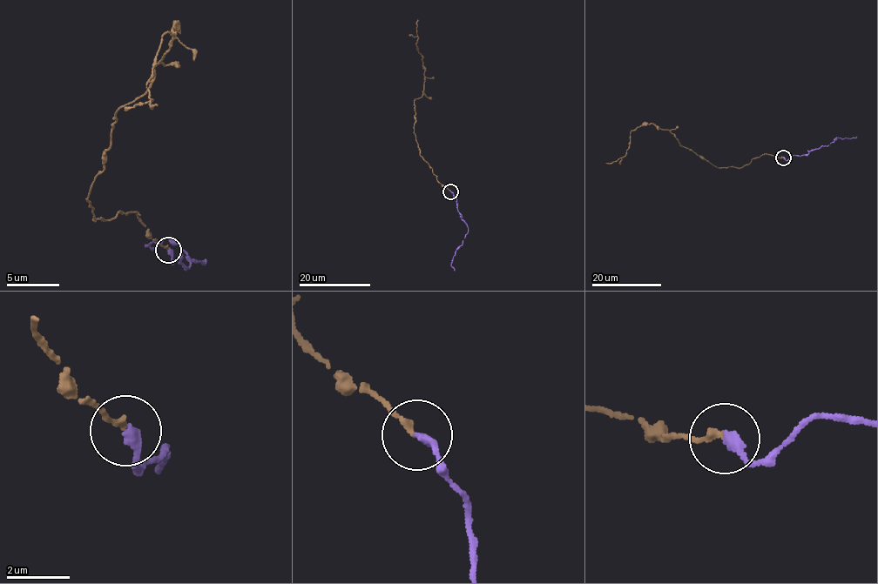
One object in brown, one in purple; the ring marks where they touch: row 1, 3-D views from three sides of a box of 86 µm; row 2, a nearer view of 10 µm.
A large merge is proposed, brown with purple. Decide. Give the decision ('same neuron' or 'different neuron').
same neuron

